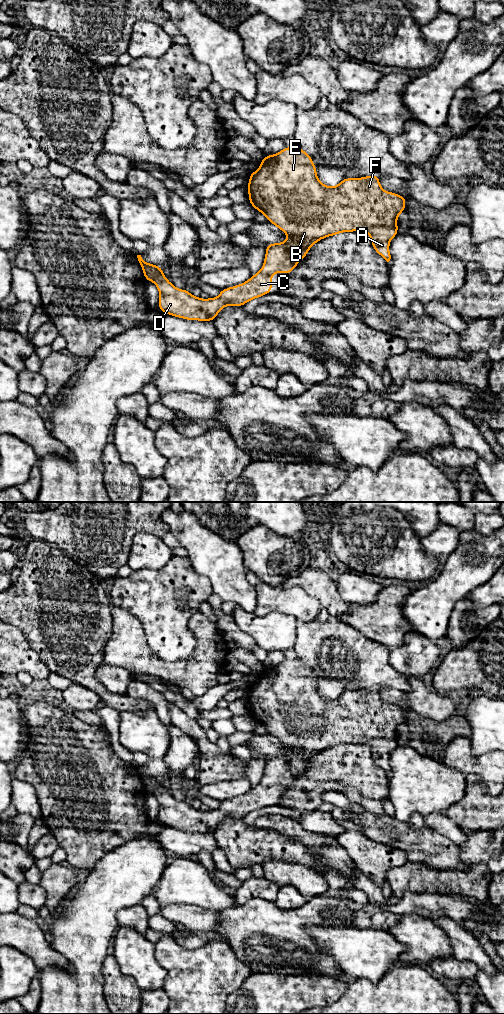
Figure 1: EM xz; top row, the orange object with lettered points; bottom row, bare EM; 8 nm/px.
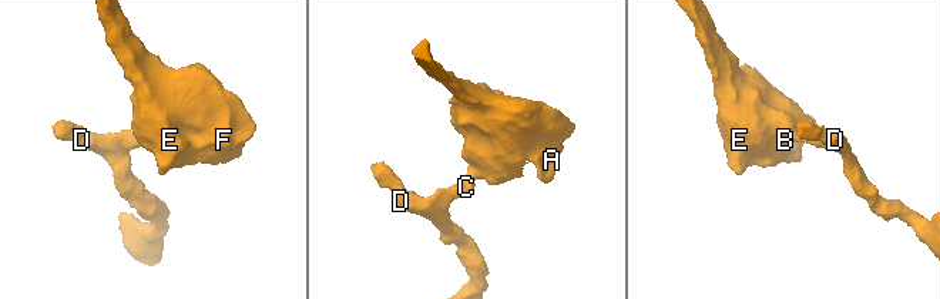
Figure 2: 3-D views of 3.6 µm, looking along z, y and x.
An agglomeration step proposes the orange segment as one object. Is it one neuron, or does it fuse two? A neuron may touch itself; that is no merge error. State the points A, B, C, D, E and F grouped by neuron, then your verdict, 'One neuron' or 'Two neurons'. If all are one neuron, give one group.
Groups: A B C D E F. One neuron

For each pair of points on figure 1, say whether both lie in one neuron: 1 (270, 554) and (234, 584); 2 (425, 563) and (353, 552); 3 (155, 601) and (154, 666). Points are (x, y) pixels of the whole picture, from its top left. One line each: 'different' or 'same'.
1: different
2: same
3: different

